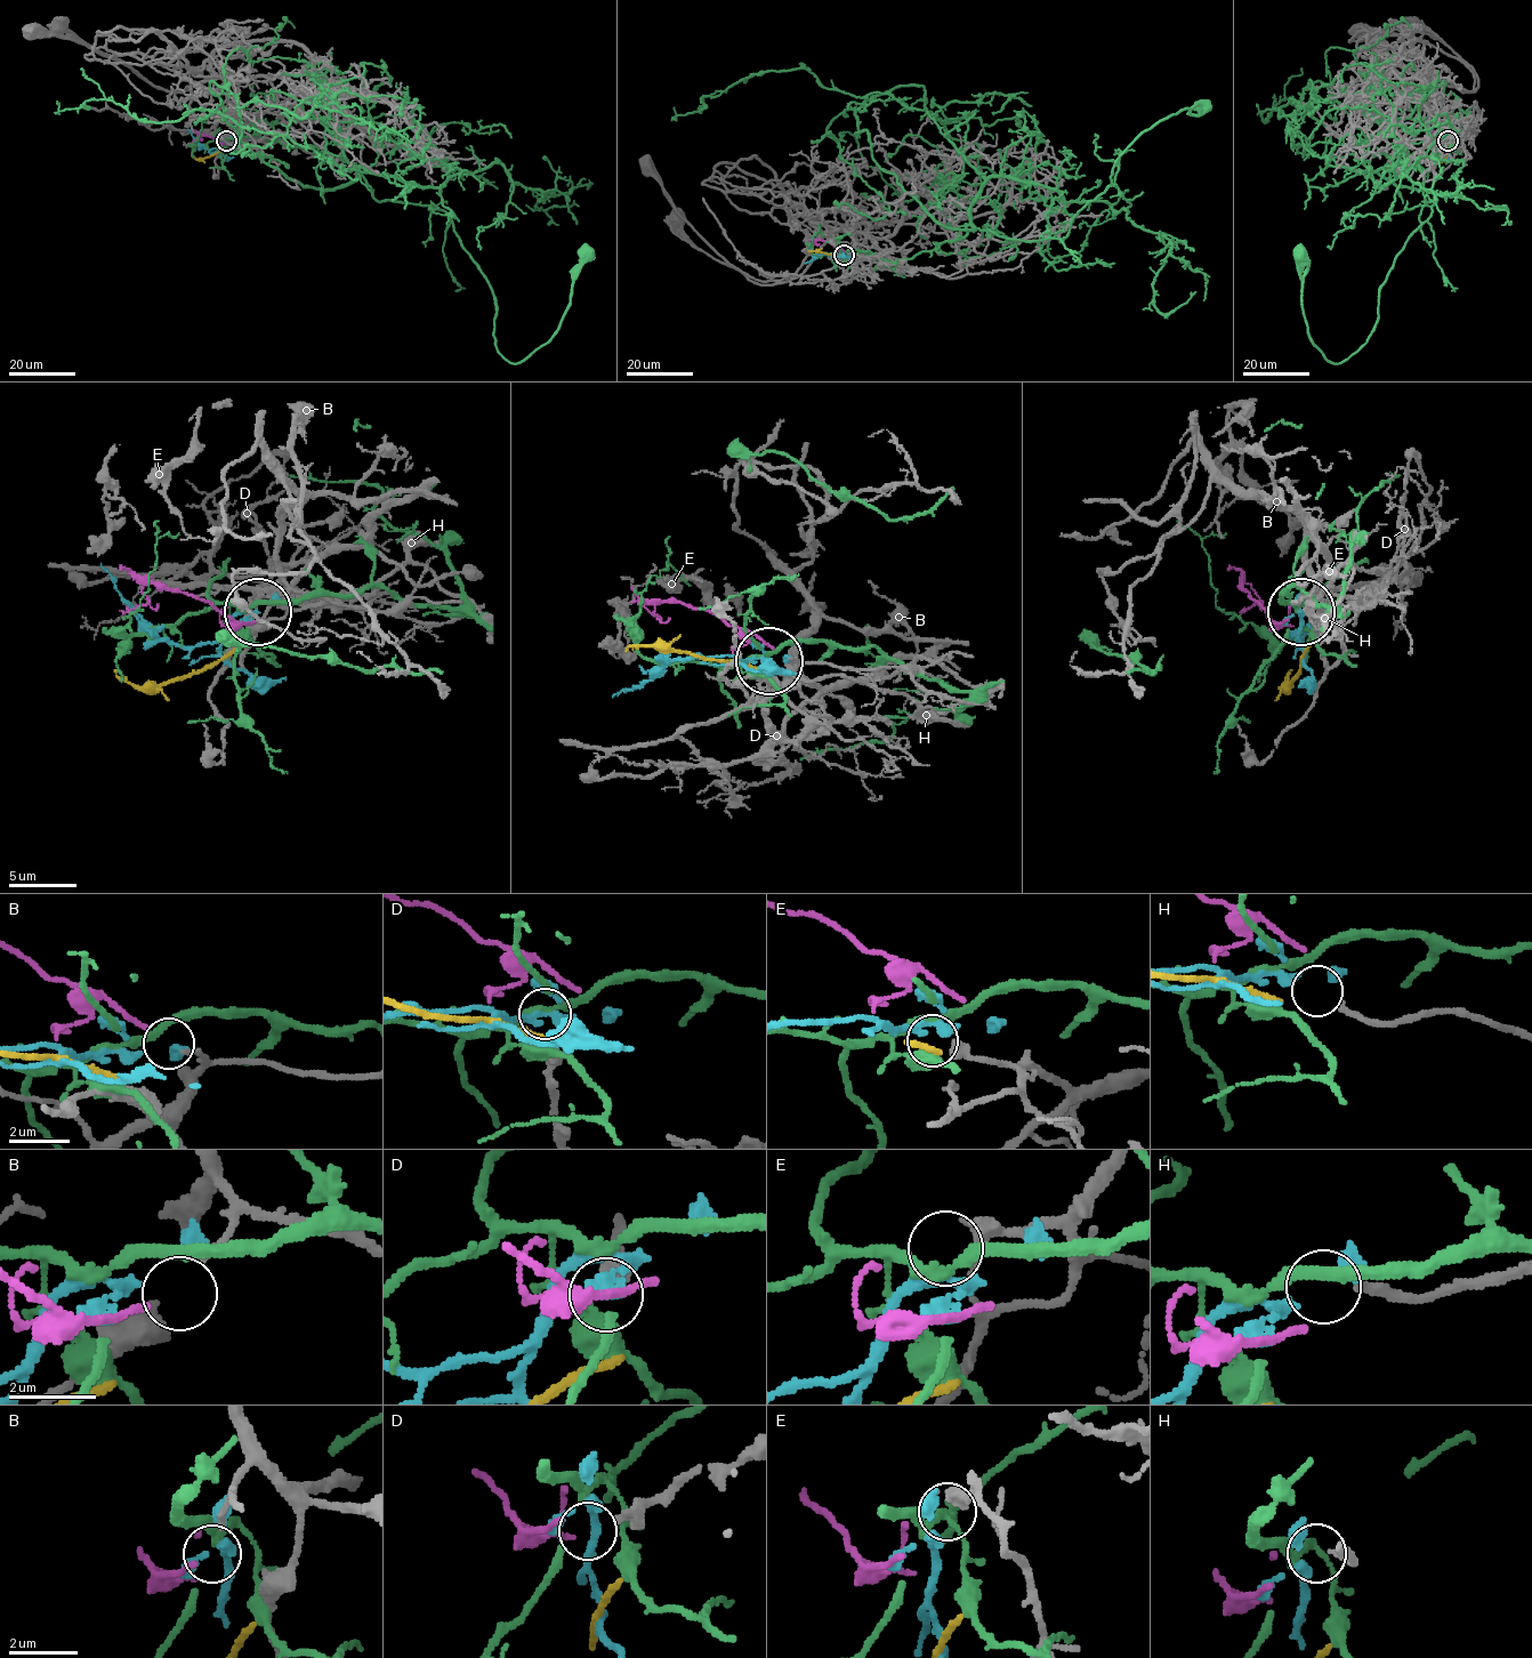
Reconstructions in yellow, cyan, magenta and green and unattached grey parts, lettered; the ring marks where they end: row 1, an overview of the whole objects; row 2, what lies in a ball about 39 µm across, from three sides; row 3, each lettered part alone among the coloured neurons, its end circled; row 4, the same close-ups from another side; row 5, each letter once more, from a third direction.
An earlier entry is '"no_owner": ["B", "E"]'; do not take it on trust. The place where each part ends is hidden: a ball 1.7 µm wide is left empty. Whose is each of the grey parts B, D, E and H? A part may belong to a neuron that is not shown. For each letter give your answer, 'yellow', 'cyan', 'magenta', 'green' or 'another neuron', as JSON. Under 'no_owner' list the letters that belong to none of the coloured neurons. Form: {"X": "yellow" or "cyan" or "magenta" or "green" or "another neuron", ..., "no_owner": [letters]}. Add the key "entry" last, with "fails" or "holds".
{"B": "magenta", "D": "another neuron", "E": "another neuron", "H": "cyan", "no_owner": ["D", "E"], "entry": "fails"}

